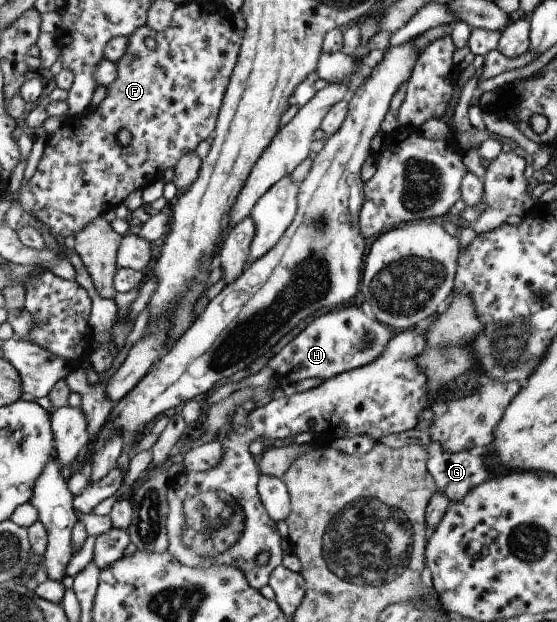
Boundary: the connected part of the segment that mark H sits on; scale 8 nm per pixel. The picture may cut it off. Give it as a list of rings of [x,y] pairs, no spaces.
[[[359,306],[338,307],[310,321],[266,366],[273,368],[277,375],[285,377],[287,383],[303,379],[326,382],[376,360],[395,335],[396,331],[375,318],[367,317]]]

